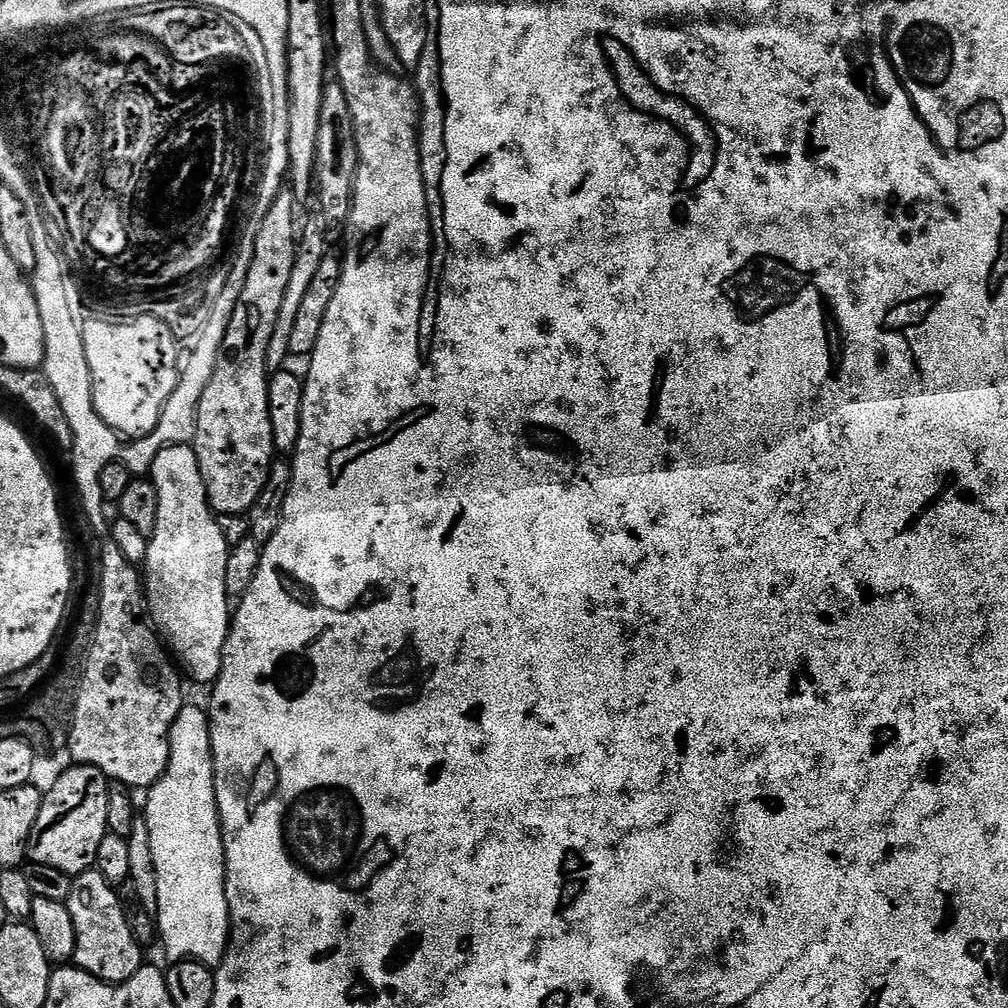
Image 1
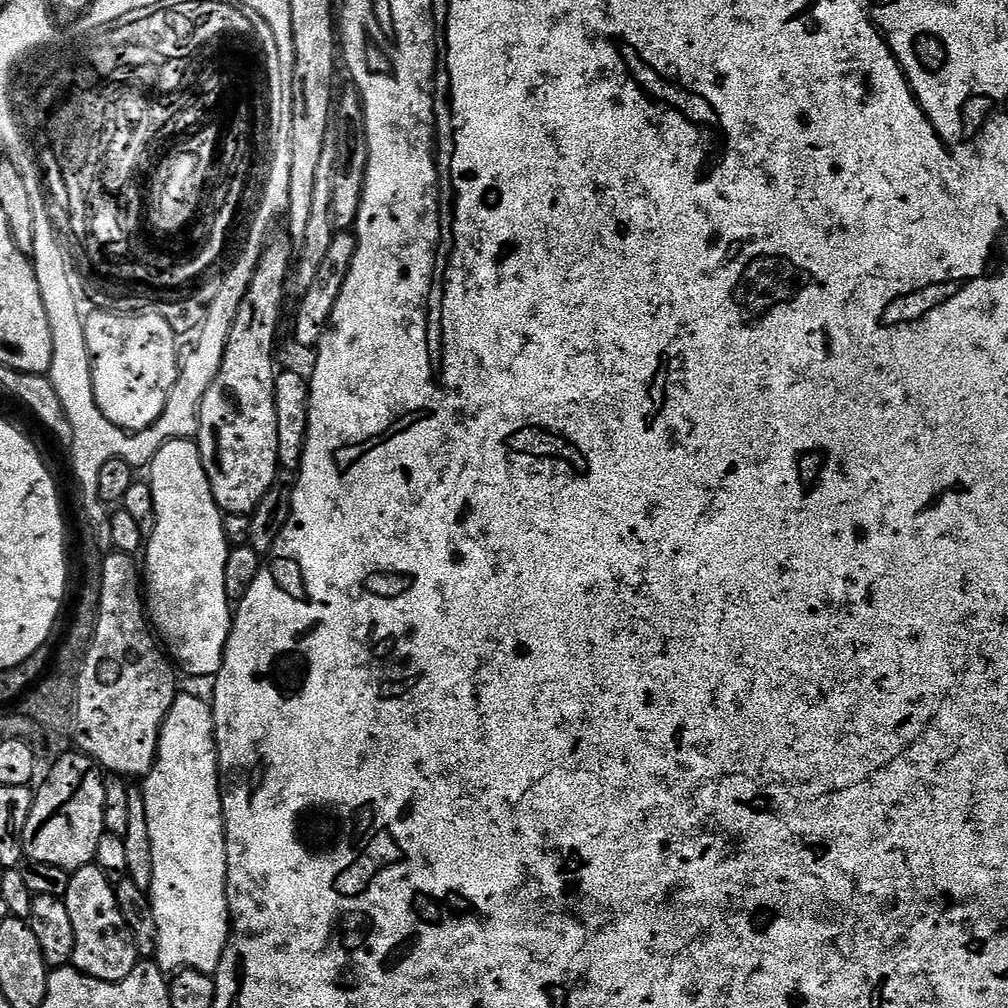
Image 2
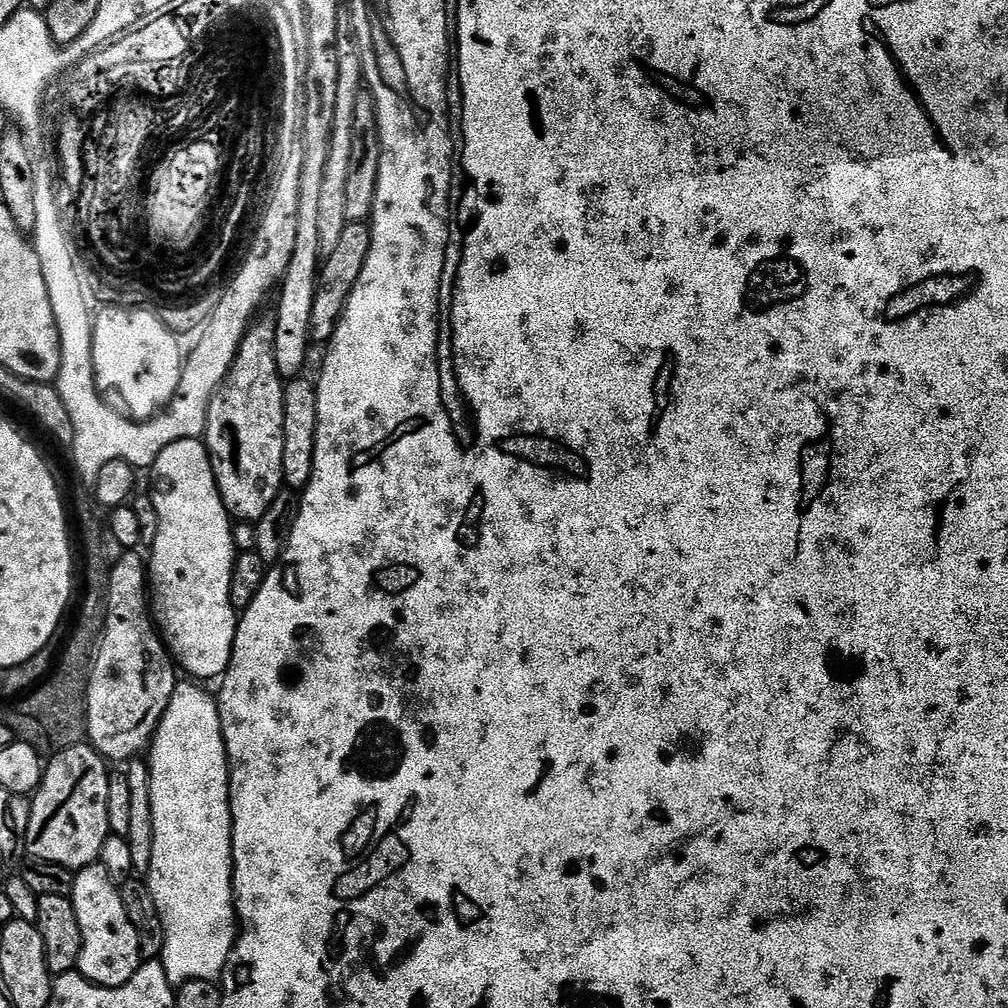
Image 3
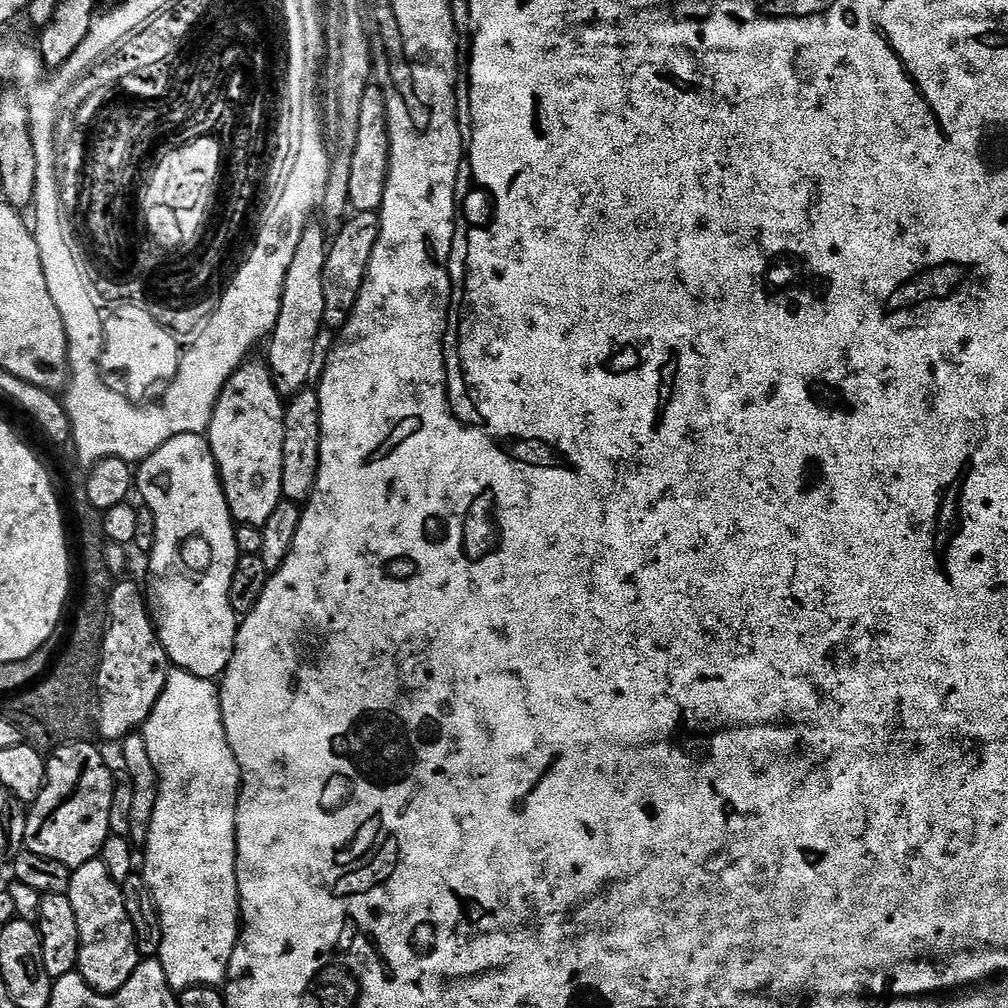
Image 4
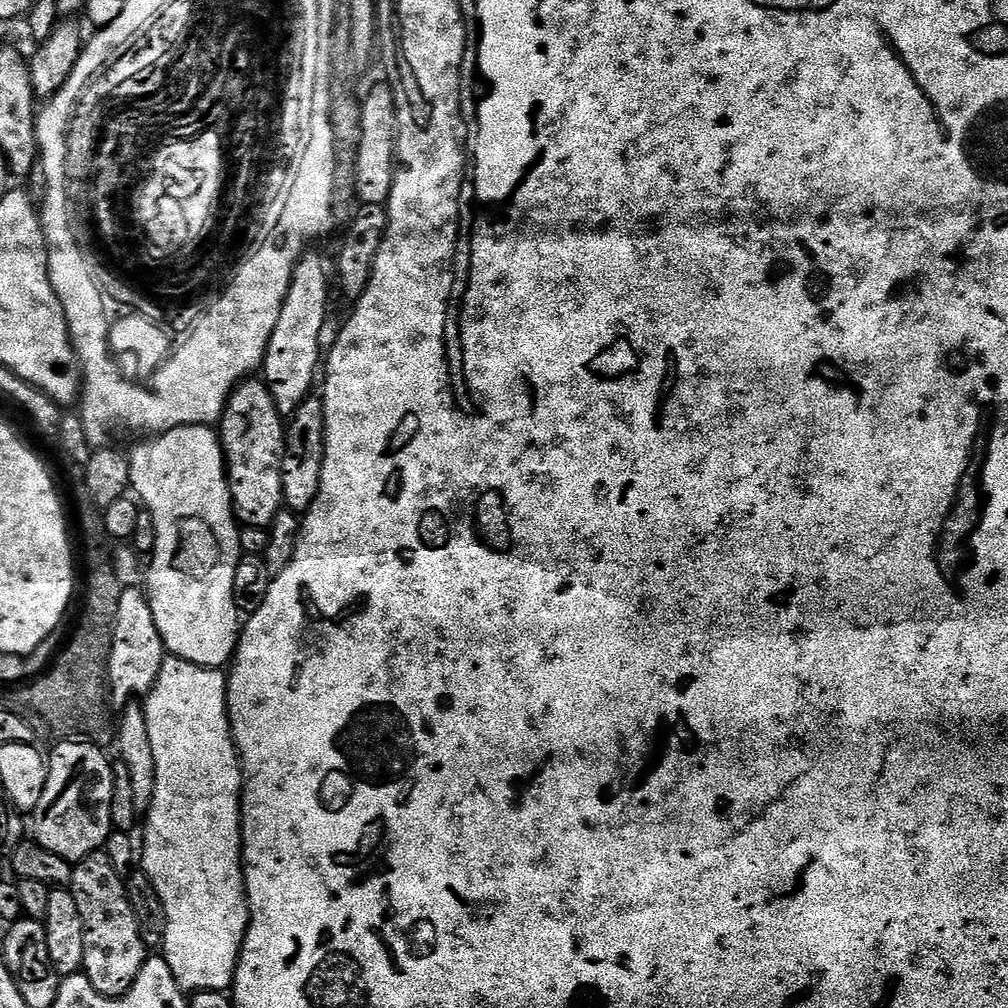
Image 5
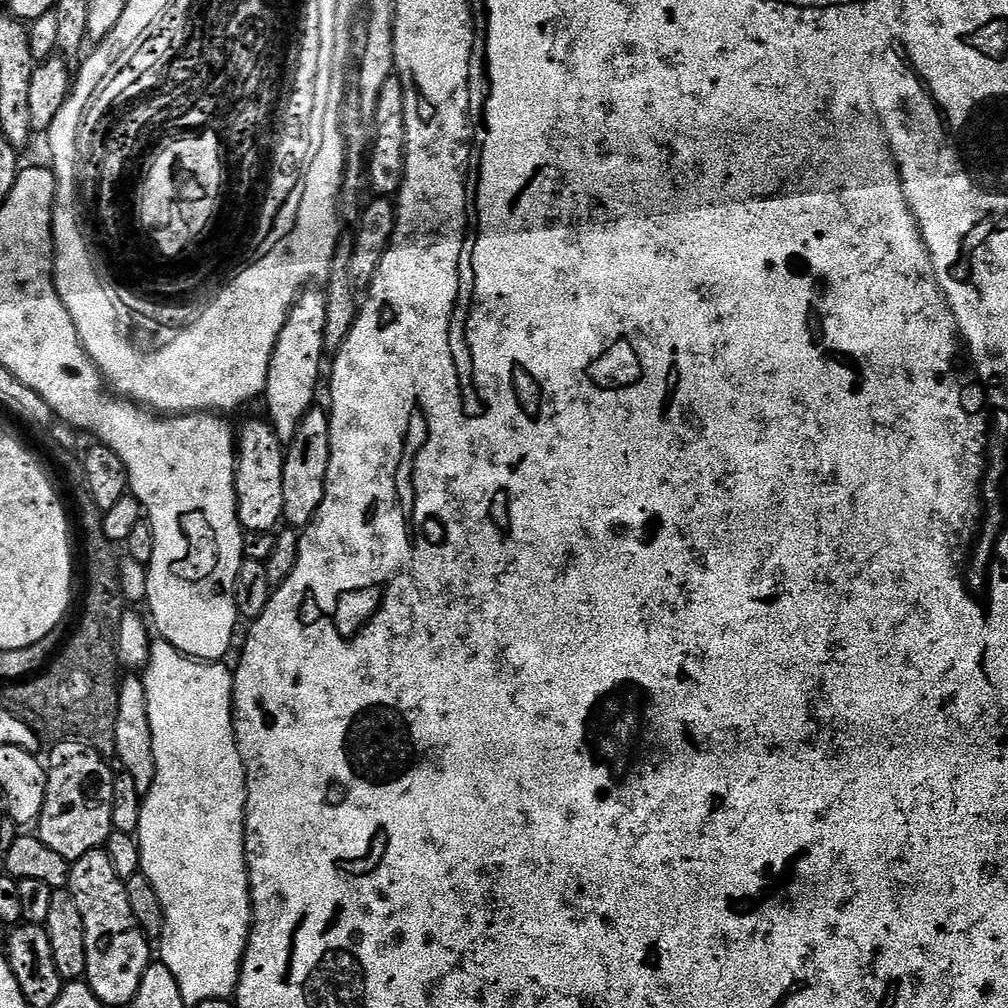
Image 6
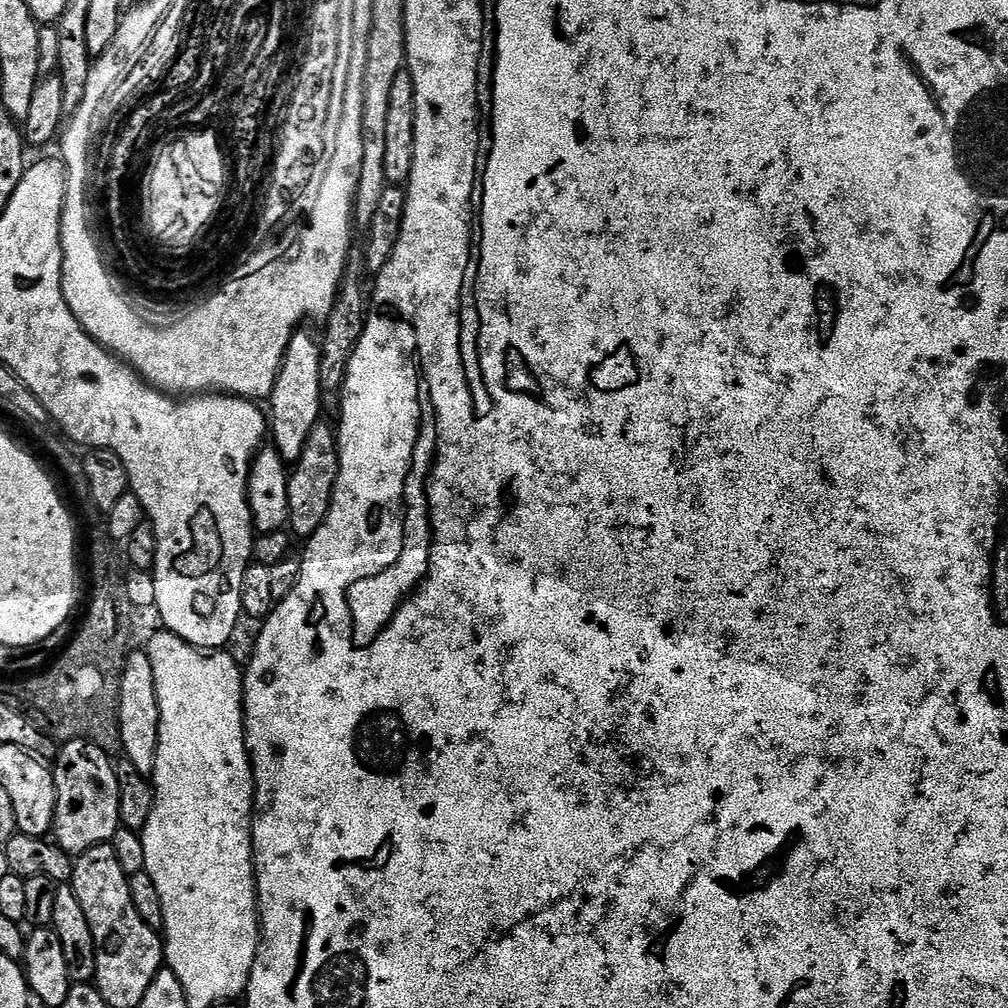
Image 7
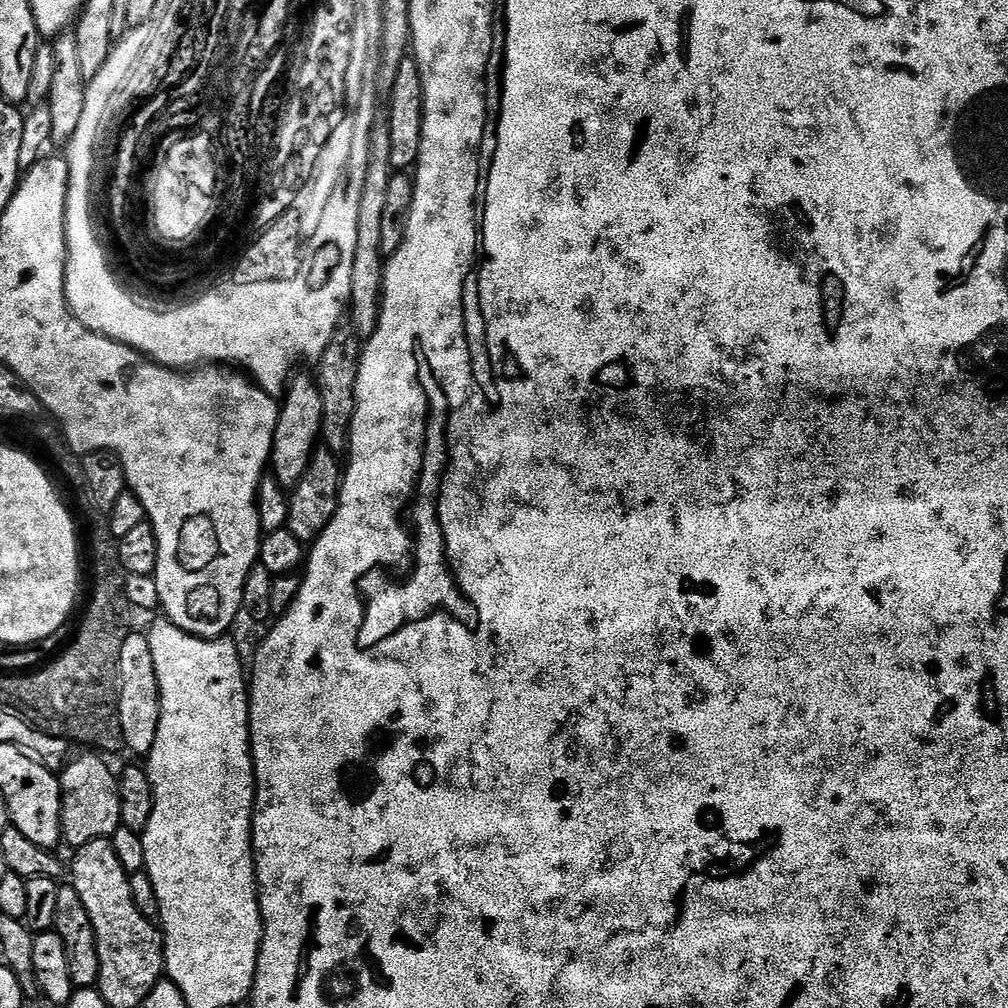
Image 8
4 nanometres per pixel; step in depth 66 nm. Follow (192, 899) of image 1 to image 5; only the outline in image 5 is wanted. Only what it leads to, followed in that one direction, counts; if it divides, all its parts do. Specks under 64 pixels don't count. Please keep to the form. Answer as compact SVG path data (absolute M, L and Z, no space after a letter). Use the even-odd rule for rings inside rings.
M171 654L165 655L162 670L146 697L143 709L146 730L150 730L150 747L154 749L156 785L152 805L146 813L148 825L144 828L144 844L142 840L142 870L150 878L166 914L166 938L162 945L162 955L178 986L186 994L223 992L232 987L236 966L240 963L240 952L244 949L244 936L248 933L248 902L244 895L242 867L242 769L236 743L232 741L232 725L228 723L228 682L225 673L214 668L203 668Z

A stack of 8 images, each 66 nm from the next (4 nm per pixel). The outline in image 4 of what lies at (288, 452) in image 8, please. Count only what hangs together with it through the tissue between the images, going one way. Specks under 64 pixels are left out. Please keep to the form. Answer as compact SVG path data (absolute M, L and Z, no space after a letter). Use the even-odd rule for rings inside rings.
M320 222L309 224L298 242L294 262L286 276L286 286L280 299L278 322L272 327L267 341L266 363L272 369L272 377L281 397L287 398L303 388L309 387L312 376L312 363L316 360L316 339L322 333L326 296L322 294L324 271L328 257L329 233L324 233L325 225Z

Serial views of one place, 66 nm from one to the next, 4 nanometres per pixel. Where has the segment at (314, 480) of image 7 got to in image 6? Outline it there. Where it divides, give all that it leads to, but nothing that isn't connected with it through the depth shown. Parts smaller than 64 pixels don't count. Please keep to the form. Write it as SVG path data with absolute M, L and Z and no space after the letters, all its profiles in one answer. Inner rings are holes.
M313 406L302 418L298 434L286 446L282 470L283 523L289 528L303 530L318 514L326 494L326 470L330 470L330 415L327 407Z

